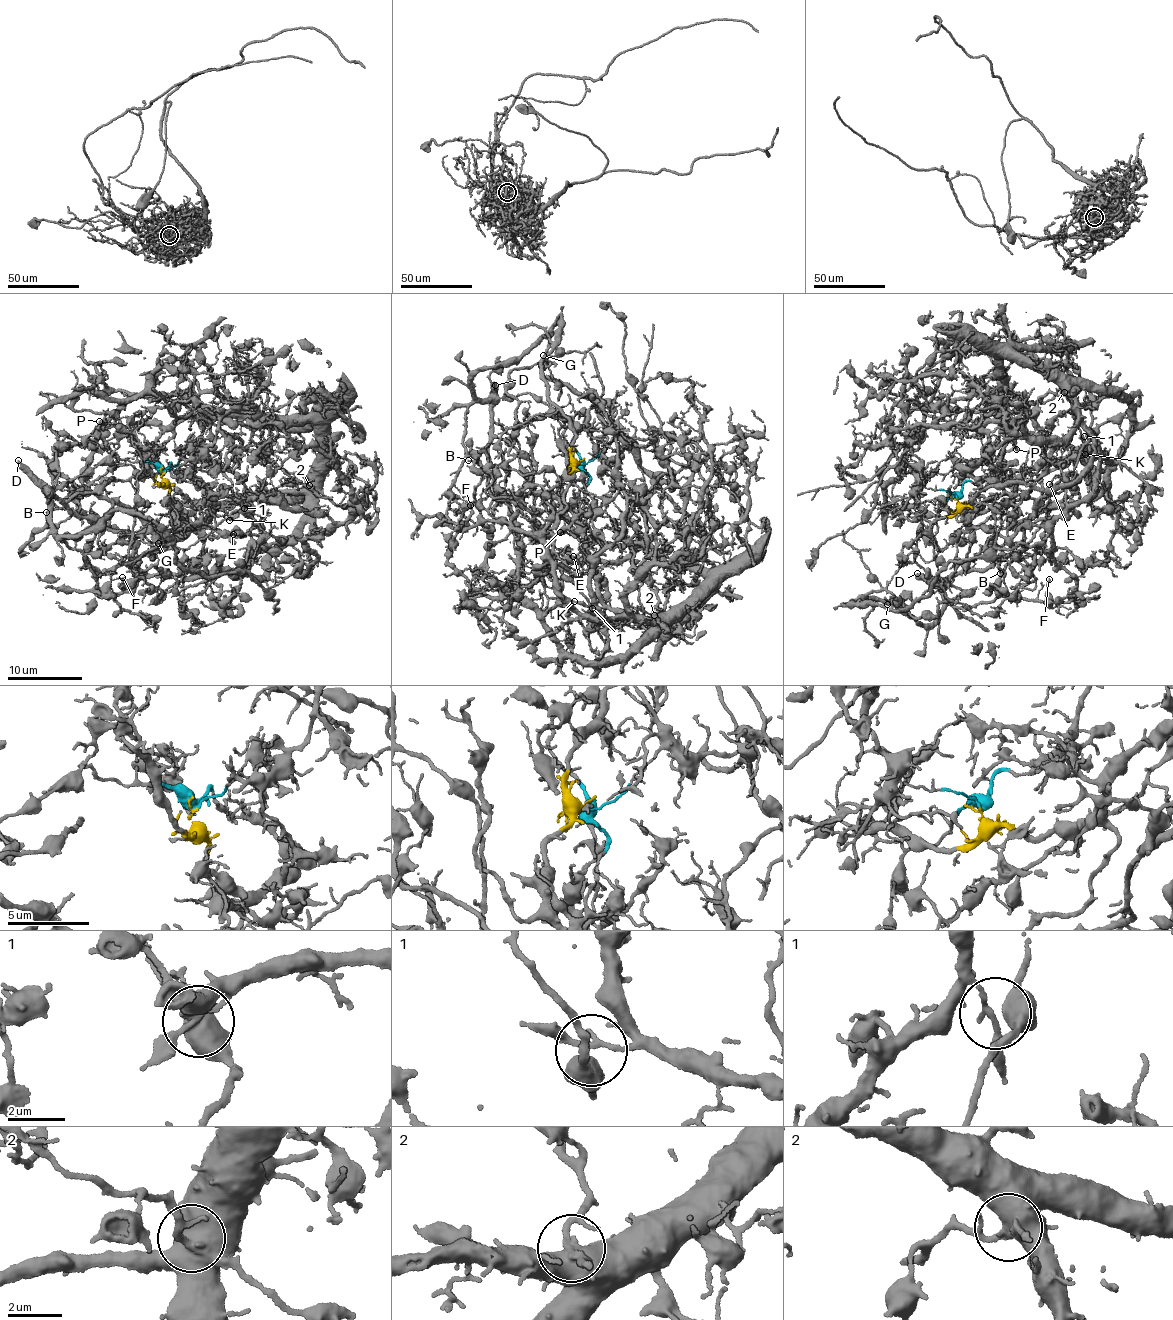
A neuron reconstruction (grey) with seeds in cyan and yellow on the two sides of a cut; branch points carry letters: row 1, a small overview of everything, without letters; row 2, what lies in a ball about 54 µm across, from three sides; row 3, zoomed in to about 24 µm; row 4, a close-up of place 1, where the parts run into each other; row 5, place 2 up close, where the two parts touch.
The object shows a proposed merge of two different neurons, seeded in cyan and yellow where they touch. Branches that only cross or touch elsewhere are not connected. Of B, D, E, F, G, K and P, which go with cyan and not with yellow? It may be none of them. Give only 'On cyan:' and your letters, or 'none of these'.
On cyan: B, D, F, G

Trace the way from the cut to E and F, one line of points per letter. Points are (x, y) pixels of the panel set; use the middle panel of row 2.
E: (581, 464), (567, 518), (599, 599), (643, 619), (574, 608), (555, 580), (581, 573), (572, 555)
F: (581, 464), (559, 414), (527, 393), (470, 406), (466, 459), (449, 492), (471, 506)

